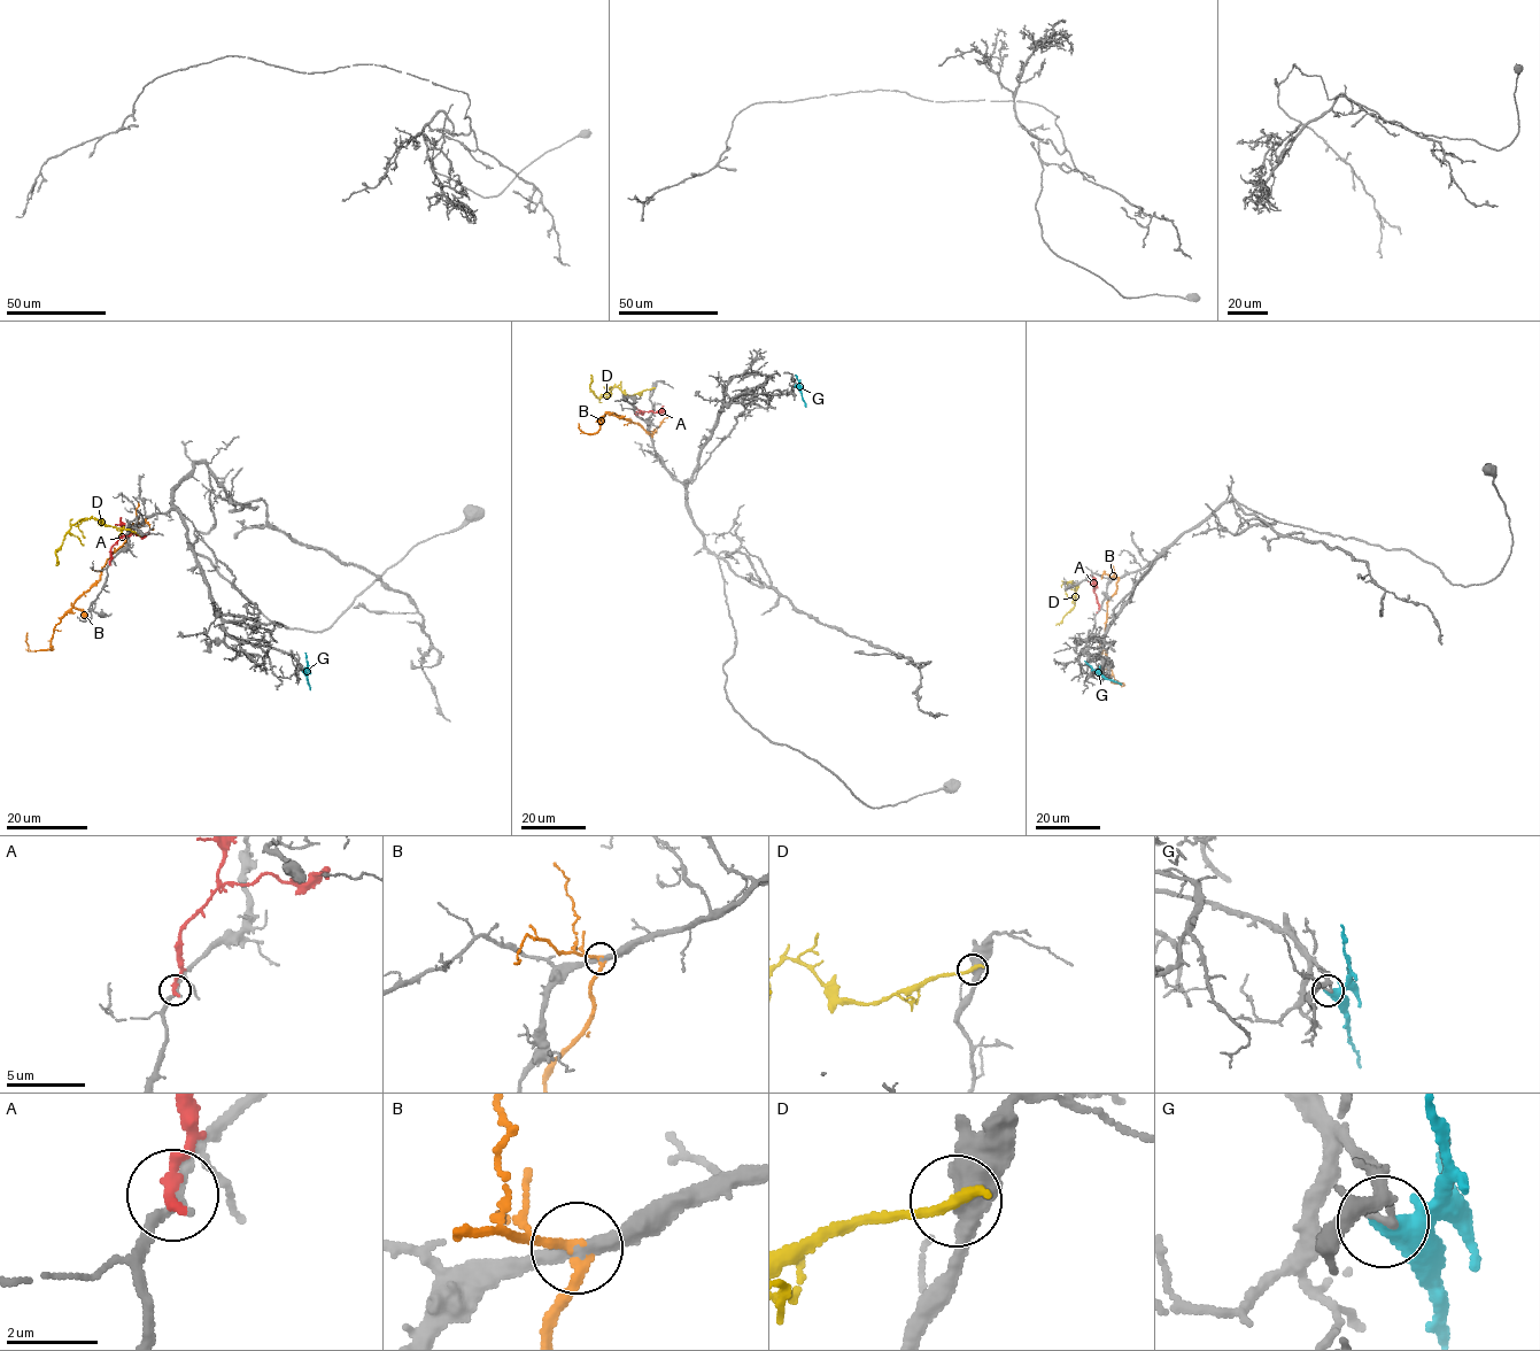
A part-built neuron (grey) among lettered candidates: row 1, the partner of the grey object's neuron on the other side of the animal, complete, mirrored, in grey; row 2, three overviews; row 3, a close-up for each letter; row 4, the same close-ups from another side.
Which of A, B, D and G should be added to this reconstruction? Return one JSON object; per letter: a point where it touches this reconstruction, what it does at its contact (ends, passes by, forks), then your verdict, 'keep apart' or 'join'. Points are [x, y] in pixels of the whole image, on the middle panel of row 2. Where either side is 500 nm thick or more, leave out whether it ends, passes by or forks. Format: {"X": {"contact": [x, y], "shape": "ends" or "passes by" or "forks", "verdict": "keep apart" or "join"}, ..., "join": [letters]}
{"A": {"contact": [636, 414], "shape": "ends", "verdict": "keep apart"}, "B": {"contact": [651, 435], "shape": "passes by", "verdict": "join"}, "D": {"contact": [652, 388], "verdict": "keep apart"}, "G": {"contact": [795, 385], "shape": "passes by", "verdict": "keep apart"}, "join": ["B"]}

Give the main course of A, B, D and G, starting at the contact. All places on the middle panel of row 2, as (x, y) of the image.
A: (636, 412), (657, 412), (663, 406)
B: (651, 437), (636, 423), (612, 412), (598, 419), (600, 430), (594, 433), (582, 432), (579, 423)
D: (652, 388), (627, 395), (614, 386), (611, 393), (597, 398), (590, 387), (590, 375)
G: (796, 385), (805, 407)

